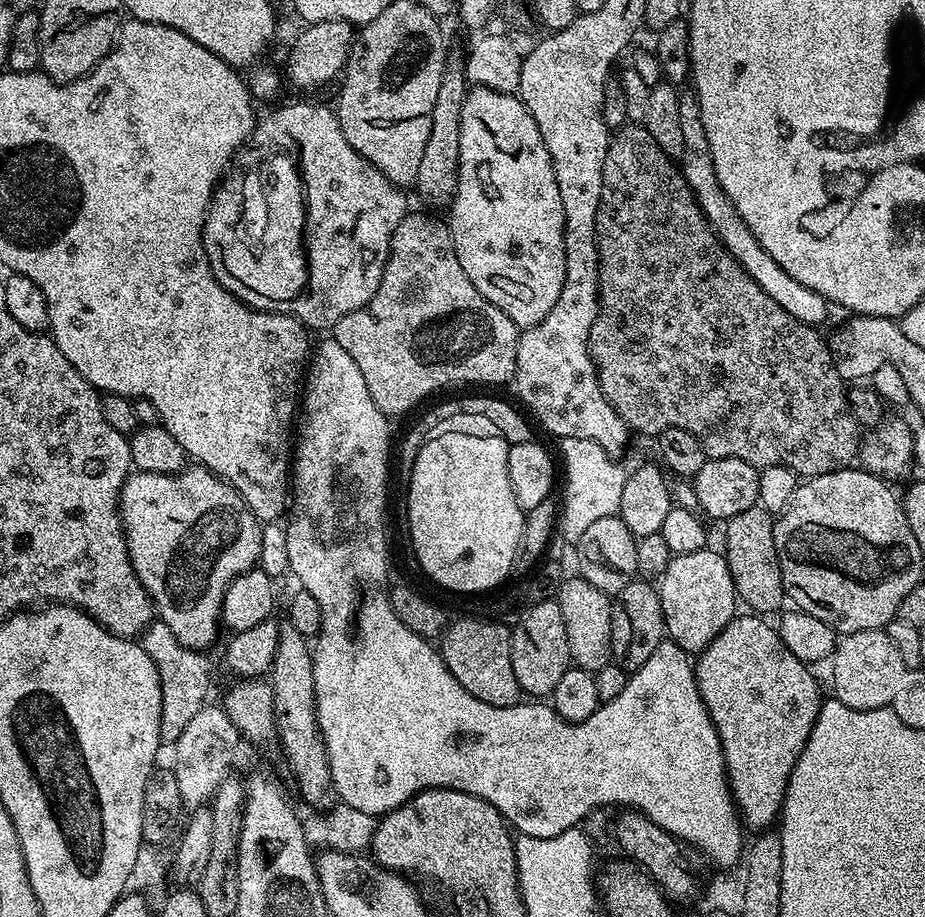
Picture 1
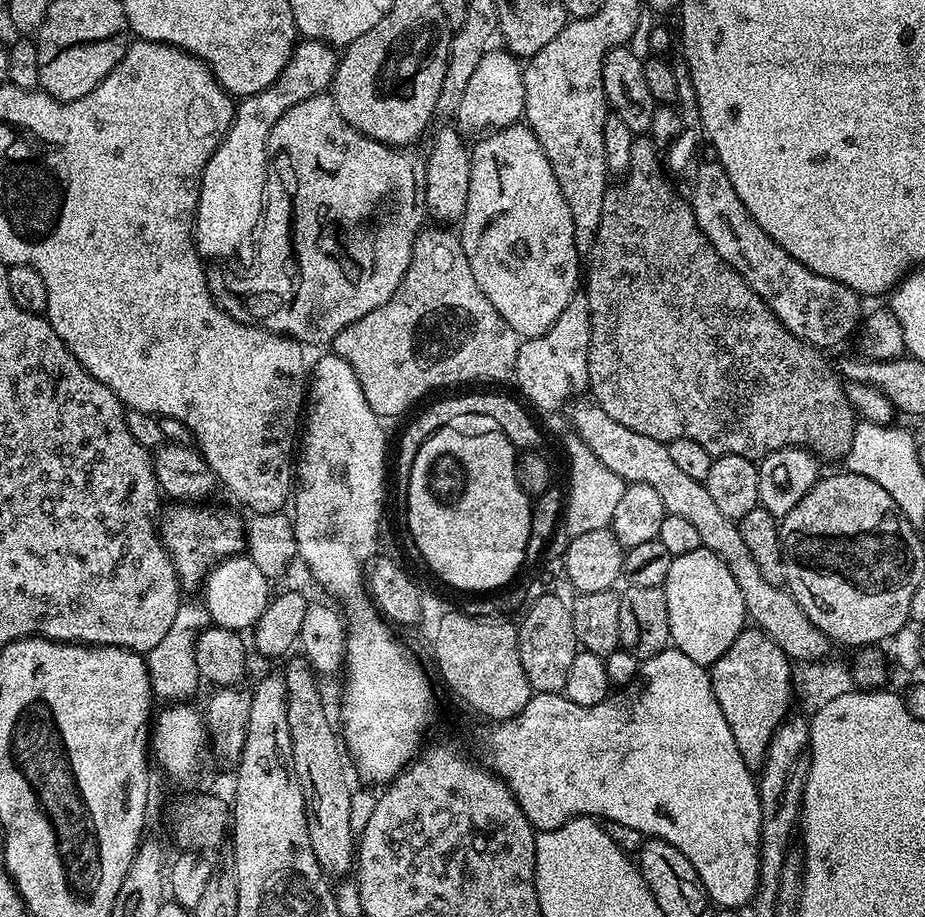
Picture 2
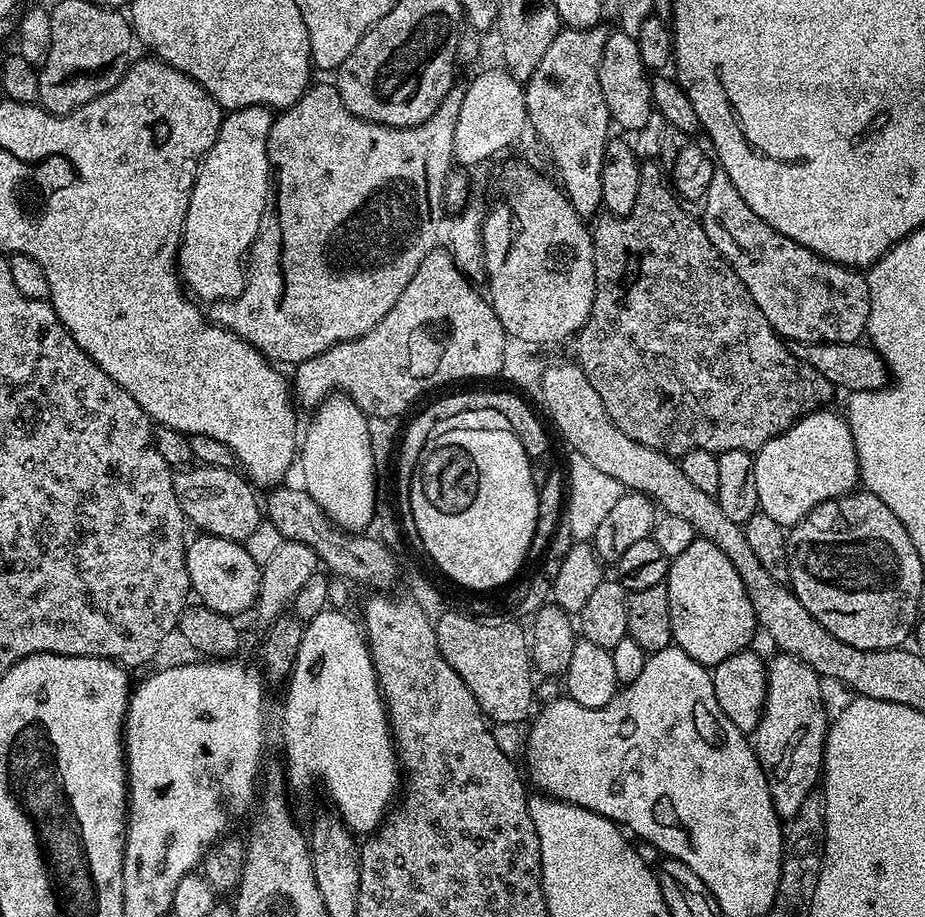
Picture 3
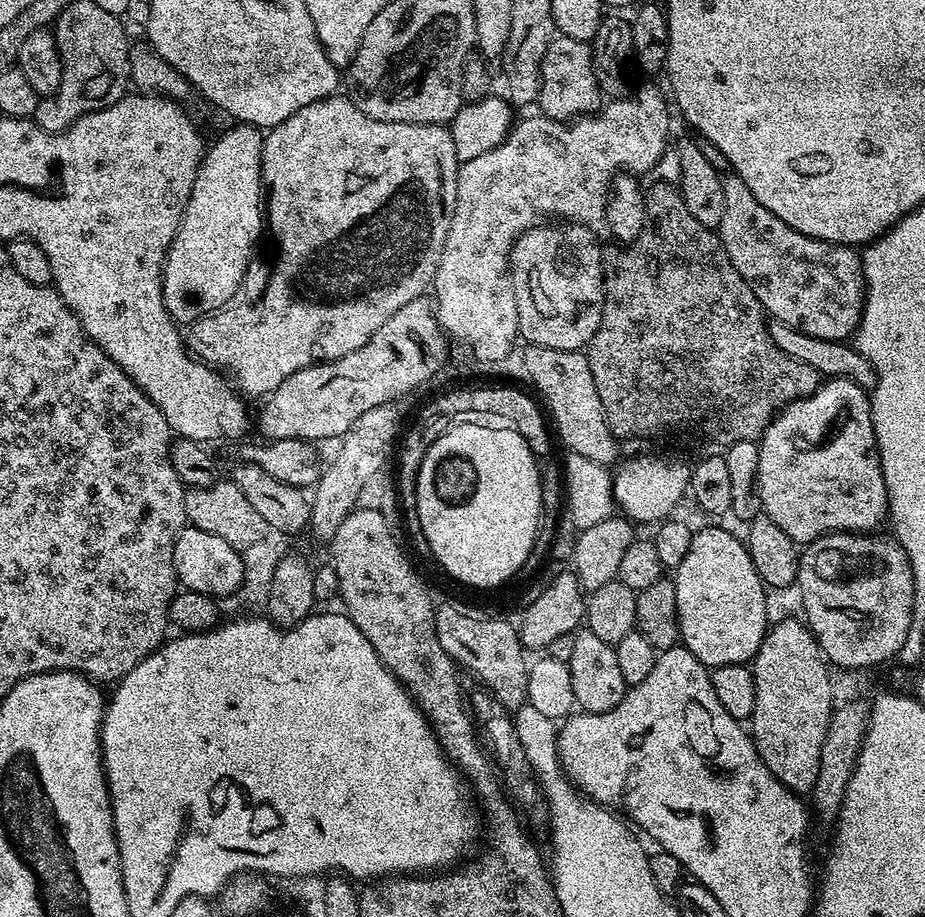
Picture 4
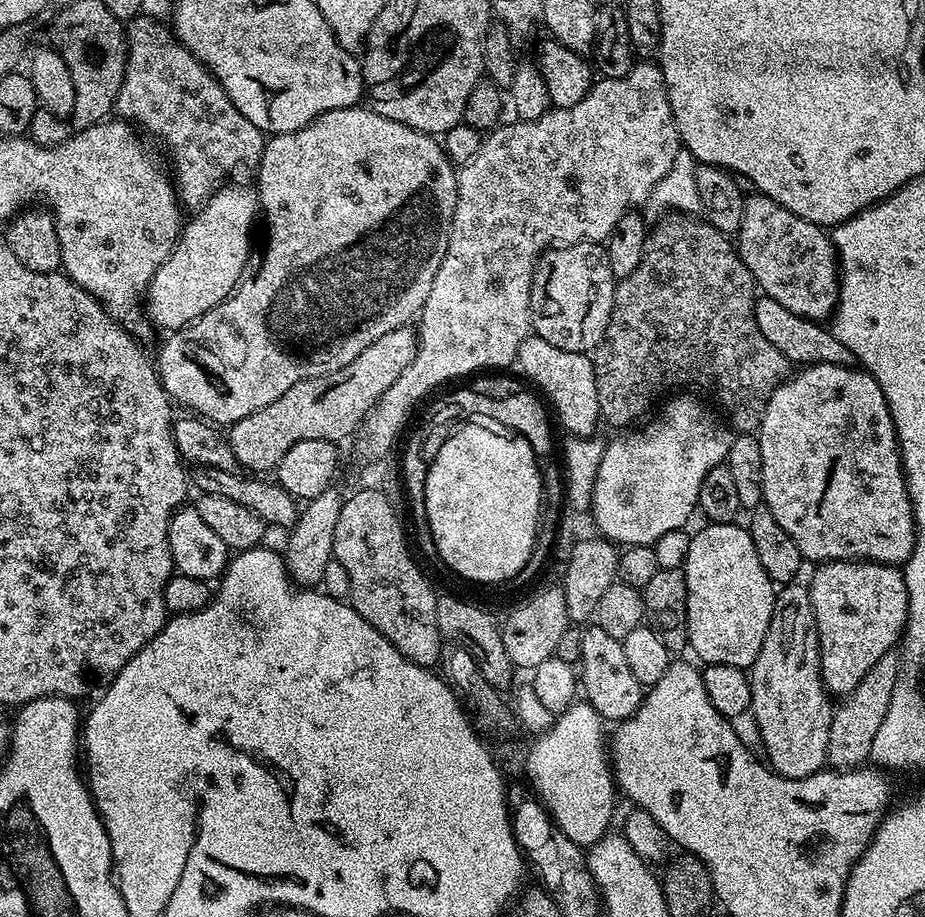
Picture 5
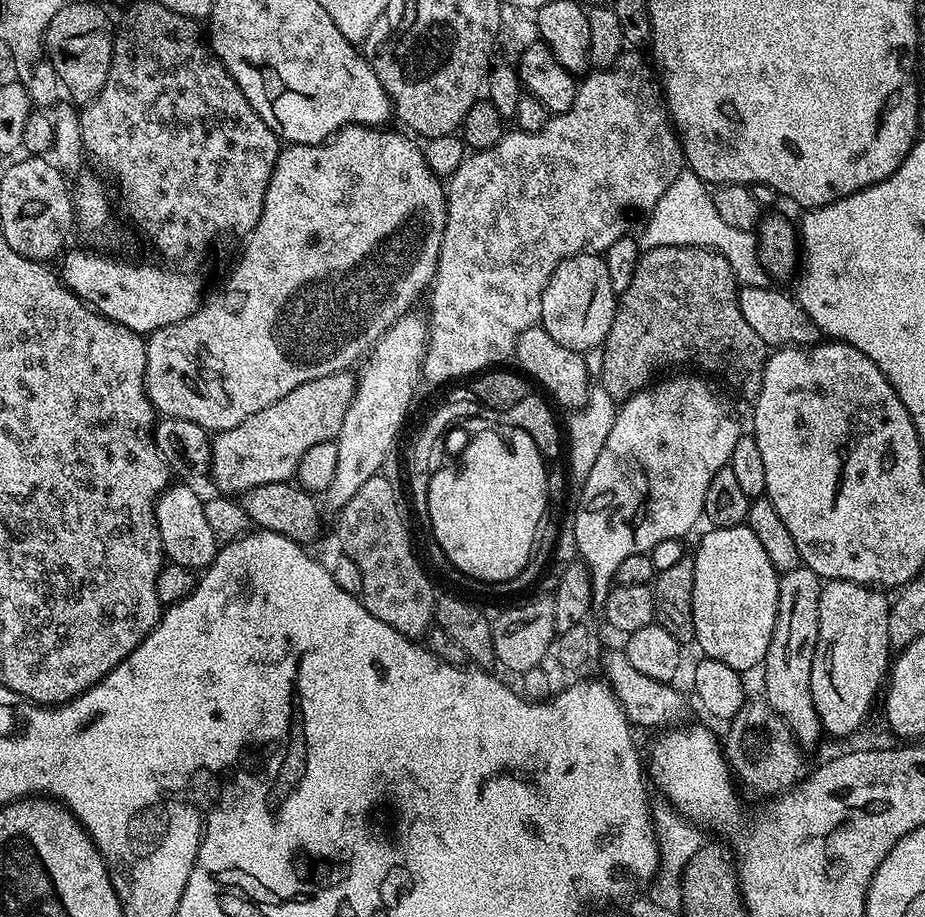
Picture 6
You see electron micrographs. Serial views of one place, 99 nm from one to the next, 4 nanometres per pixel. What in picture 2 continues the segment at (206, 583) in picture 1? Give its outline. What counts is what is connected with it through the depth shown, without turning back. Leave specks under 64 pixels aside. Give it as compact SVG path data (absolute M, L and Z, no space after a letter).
M208 502L173 503L173 508L163 513L158 524L160 538L170 554L180 587L188 594L195 593L203 585L217 564L241 555L246 548L245 521L240 521L239 514L228 508L211 508L210 505Z

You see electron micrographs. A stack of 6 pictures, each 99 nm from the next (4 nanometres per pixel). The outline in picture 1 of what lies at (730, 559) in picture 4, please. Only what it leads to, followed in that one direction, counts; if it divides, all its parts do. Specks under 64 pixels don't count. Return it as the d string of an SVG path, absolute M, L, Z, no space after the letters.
M707 547L694 554L673 556L658 580L667 639L689 654L703 652L738 612L736 587L730 578L728 564L719 551L712 551Z

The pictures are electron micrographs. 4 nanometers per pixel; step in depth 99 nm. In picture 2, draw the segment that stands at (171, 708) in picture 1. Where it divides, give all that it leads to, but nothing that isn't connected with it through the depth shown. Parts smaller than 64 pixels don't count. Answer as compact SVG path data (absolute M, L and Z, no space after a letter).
M192 596L181 601L174 623L170 626L169 633L154 646L154 650L146 654L148 673L151 676L153 695L164 702L178 702L189 699L202 682L202 677L197 666L196 637L202 628L209 627L209 608L201 597Z

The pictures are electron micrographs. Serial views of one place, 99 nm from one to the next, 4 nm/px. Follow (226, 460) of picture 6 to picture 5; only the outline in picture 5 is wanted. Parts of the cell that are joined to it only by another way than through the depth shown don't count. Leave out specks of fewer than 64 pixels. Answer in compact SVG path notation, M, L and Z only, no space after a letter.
M411 327L390 330L390 334L382 334L378 342L370 342L370 346L366 346L366 350L362 350L362 354L354 358L354 362L342 366L342 370L334 370L318 378L306 378L302 382L292 382L290 390L286 390L282 398L278 398L278 402L270 402L270 406L262 406L262 410L254 410L254 414L246 414L246 418L231 425L227 438L237 465L252 474L268 474L278 462L282 462L282 454L286 454L286 450L290 450L294 442L302 442L306 438L340 442L343 436L350 435L352 431L355 433L369 410L382 398L382 394L386 394L386 390L390 390L394 382L398 382L406 366L410 366L410 362L416 357L417 343L417 333Z

